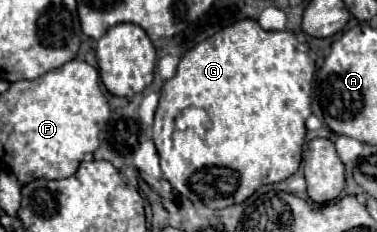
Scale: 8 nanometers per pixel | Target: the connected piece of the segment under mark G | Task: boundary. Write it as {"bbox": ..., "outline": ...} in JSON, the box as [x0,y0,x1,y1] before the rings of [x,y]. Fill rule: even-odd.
{"bbox":[153,20,315,210],"outline":[[[239,20],[191,48],[181,58],[175,76],[163,84],[155,112],[153,140],[161,156],[163,178],[181,196],[197,196],[211,210],[219,210],[247,200],[259,184],[275,184],[295,174],[305,144],[305,120],[311,114],[309,96],[315,74],[311,55],[315,54],[293,32],[263,30],[257,20]]]}

